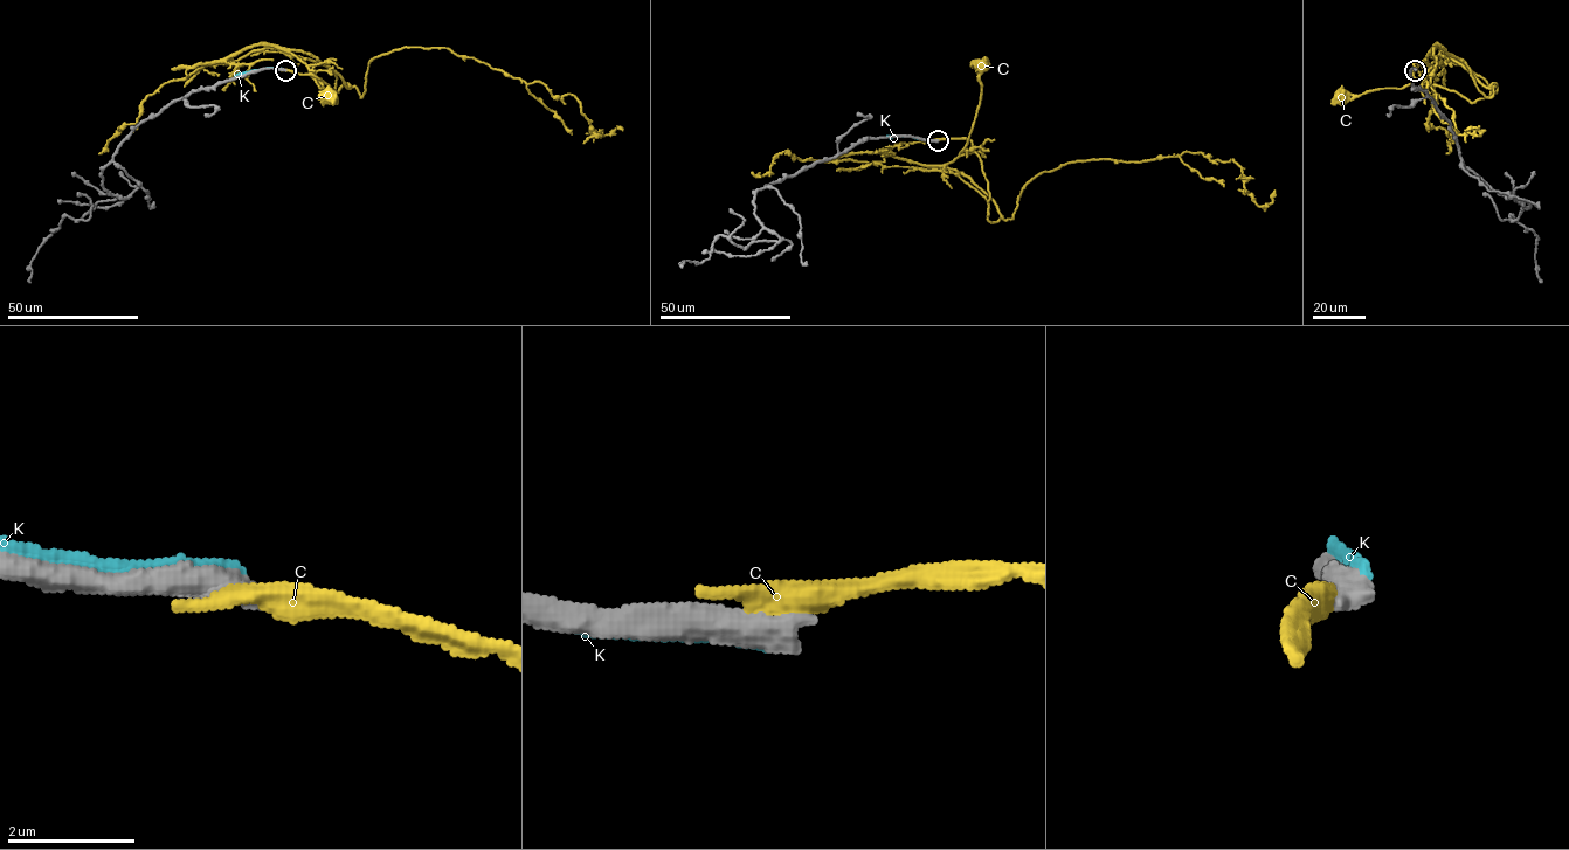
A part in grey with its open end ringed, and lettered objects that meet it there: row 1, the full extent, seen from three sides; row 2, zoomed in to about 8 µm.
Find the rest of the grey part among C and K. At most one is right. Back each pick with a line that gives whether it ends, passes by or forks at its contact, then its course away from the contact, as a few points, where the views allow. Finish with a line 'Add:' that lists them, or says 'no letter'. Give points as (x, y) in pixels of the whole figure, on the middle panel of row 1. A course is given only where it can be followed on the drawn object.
Add: no letter

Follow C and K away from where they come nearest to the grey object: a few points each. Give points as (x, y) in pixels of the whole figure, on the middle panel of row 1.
C: (935, 140), (970, 142), (990, 193), (988, 216), (983, 195), (944, 171), (965, 147), (973, 126), (983, 64)
K: (933, 142), (886, 136)

